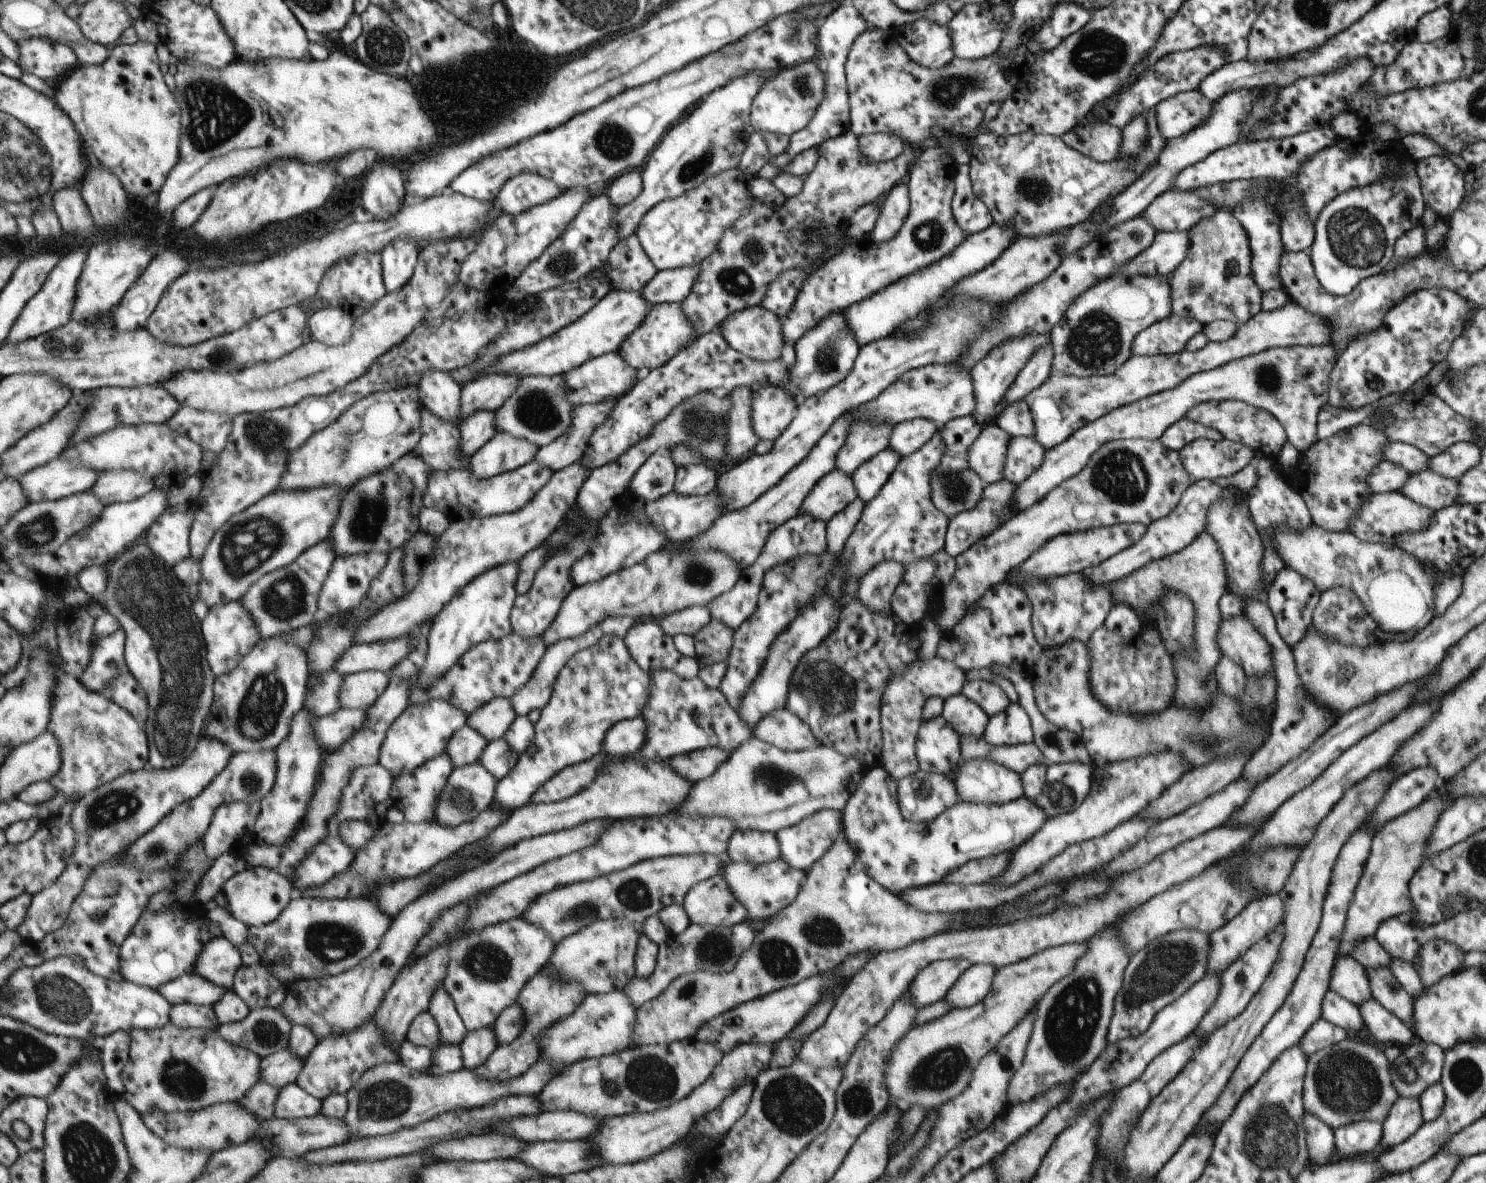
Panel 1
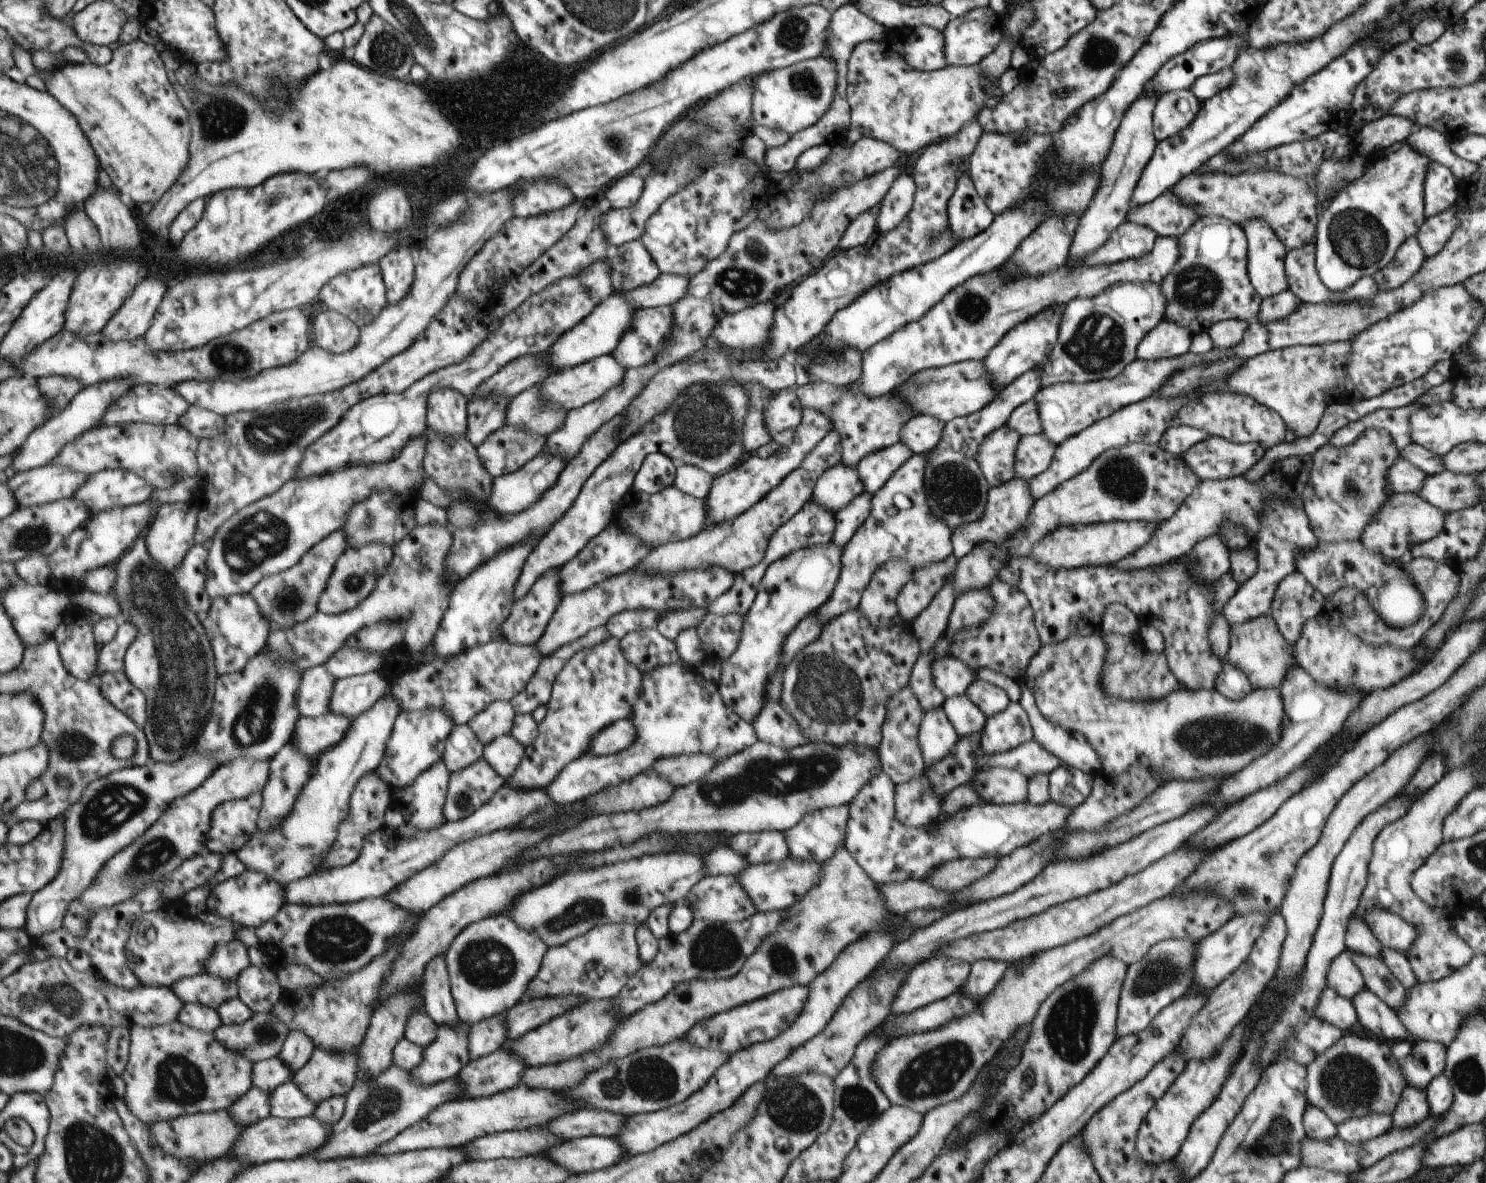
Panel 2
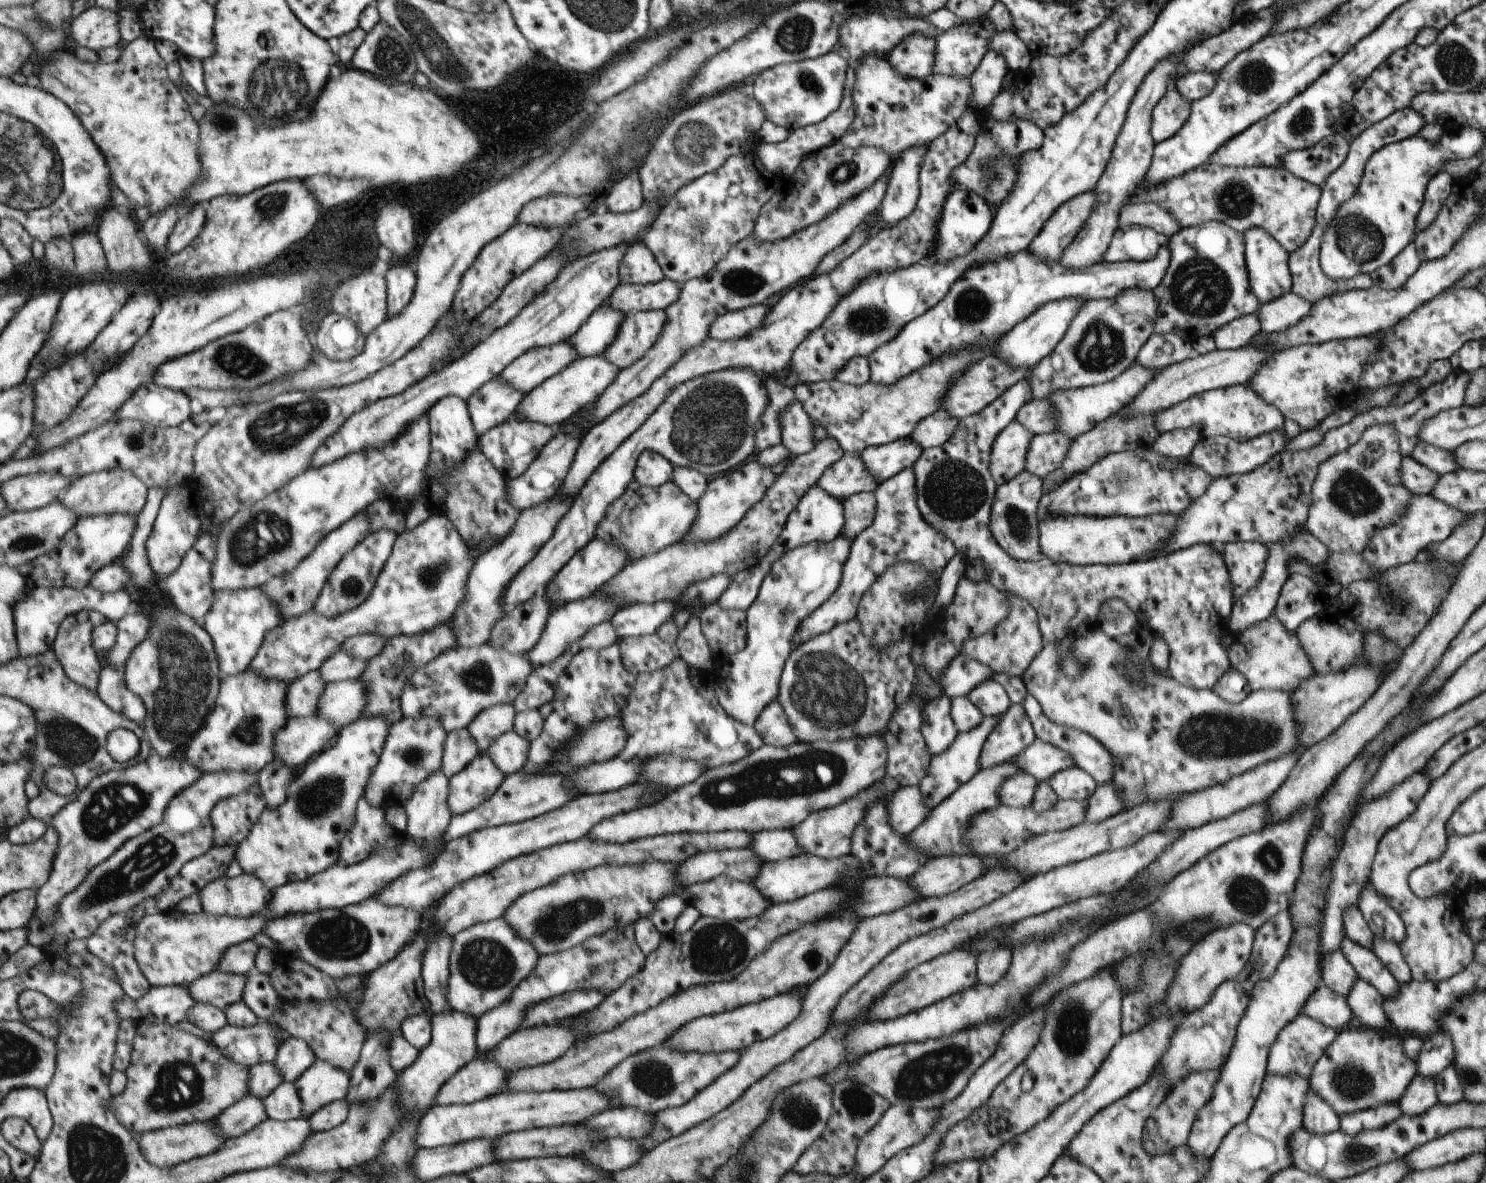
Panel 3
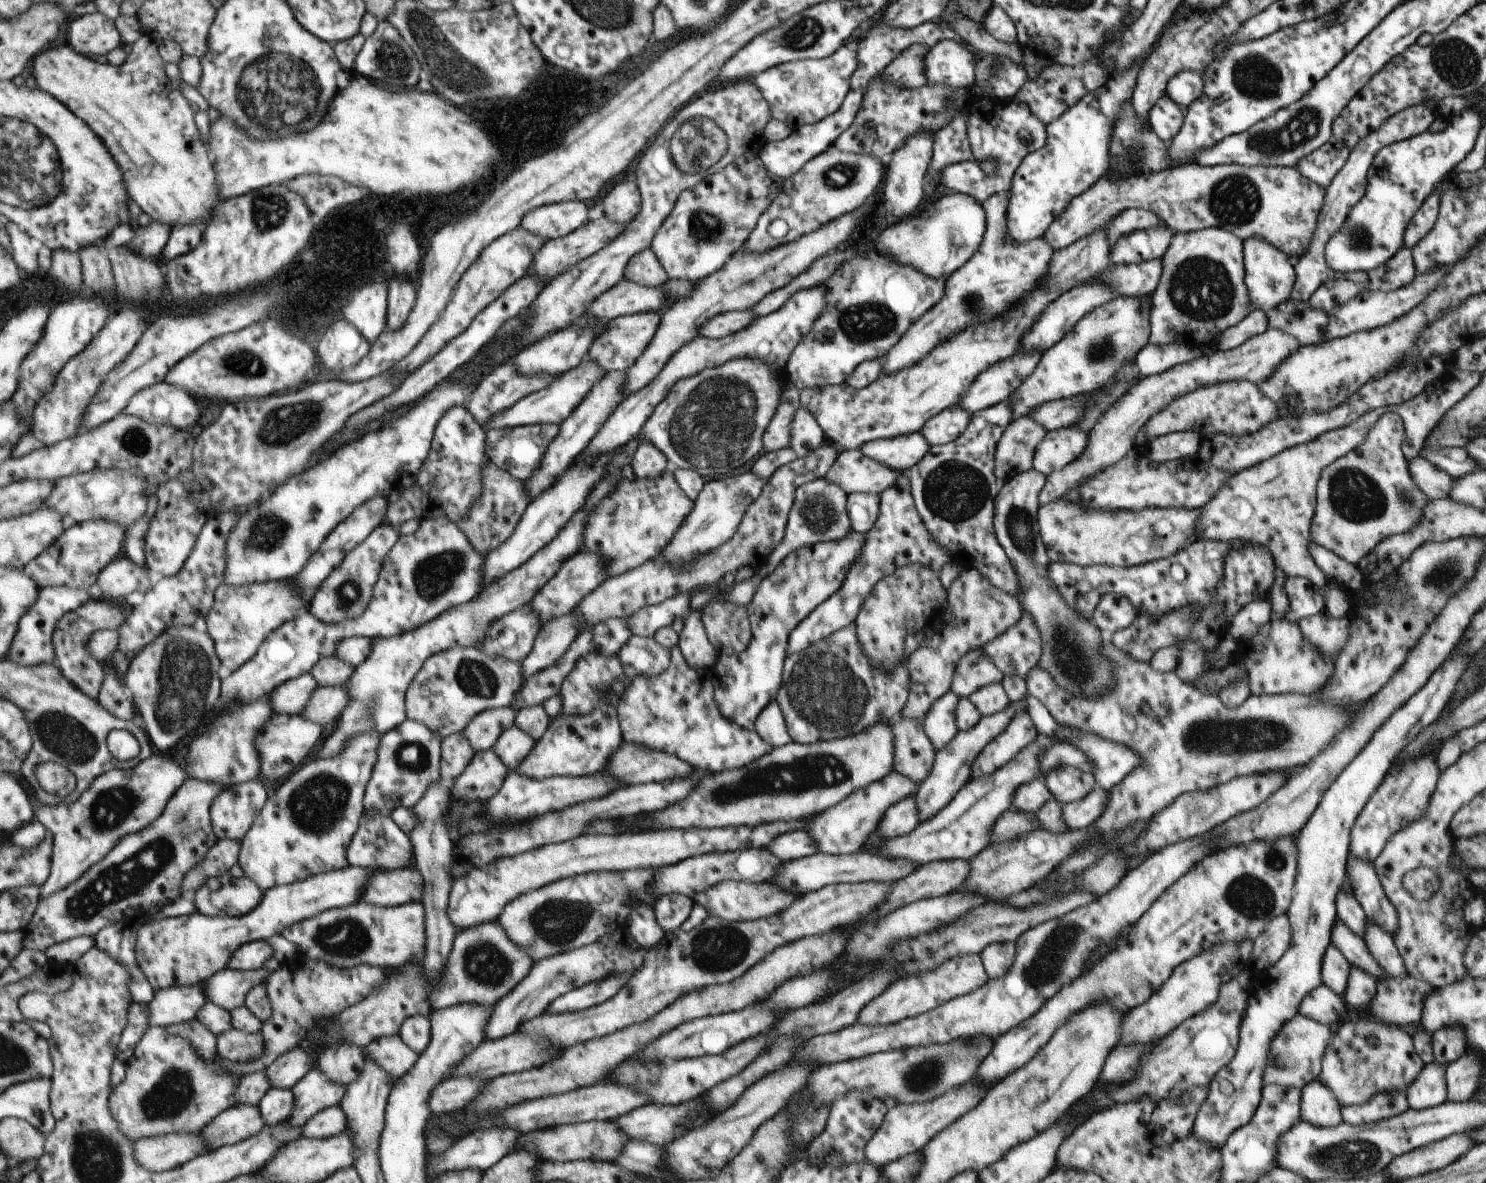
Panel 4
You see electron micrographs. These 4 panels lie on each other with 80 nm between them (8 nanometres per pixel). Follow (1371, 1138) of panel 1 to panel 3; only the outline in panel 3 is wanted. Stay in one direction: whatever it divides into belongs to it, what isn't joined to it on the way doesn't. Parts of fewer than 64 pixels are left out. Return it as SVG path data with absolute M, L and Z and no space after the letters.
M1385 1103L1358 1111L1341 1113L1339 1130L1353 1136L1359 1131L1375 1130L1388 1125L1392 1120L1401 1116L1397 1103Z

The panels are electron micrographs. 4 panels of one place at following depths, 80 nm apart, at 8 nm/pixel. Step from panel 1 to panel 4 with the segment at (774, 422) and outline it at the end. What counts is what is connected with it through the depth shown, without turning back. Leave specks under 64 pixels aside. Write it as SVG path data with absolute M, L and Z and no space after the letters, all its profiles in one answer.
M799 408L790 424L789 448L793 449L798 457L804 457L825 442L817 421L805 409Z

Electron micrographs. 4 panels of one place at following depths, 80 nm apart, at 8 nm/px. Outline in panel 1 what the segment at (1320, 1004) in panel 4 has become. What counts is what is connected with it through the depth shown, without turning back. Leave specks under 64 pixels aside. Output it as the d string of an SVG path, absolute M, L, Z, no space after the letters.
M1329 990L1320 1005L1320 1018L1352 1036L1363 1026L1357 1006Z

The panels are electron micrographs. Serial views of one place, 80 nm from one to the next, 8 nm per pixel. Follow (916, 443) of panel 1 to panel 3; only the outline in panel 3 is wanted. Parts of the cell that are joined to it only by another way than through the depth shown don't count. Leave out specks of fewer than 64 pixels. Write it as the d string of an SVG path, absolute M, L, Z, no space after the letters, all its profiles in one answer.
M941 409L920 420L909 438L912 438L921 448L941 446L956 429L957 417L952 417L949 413Z

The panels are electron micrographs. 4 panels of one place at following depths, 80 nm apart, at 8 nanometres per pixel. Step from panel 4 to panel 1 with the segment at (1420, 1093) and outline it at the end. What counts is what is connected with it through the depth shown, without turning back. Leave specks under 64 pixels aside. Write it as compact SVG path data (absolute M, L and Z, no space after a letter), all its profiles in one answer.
M1399 1096L1382 1121L1382 1152L1410 1138L1423 1124L1418 1098Z

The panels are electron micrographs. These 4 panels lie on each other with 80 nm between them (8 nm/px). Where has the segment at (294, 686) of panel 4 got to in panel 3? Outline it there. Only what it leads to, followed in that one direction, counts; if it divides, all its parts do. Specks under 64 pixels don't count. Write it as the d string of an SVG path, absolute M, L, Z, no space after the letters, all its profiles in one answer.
M315 670L304 675L289 686L289 698L286 706L291 717L317 717L321 708L321 694L328 683L321 672Z

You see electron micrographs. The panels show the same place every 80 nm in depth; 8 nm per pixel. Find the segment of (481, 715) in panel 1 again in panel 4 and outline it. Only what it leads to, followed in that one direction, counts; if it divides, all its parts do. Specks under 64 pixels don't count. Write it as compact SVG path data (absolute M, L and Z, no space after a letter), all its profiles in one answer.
M509 706L485 709L469 721L469 726L463 733L475 753L489 751L499 736L513 726L515 716L516 711Z

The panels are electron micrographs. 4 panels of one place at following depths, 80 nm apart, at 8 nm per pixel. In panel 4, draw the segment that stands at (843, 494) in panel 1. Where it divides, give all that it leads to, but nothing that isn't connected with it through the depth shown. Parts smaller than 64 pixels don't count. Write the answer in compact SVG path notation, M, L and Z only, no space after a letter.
M860 449L839 450L836 459L825 473L825 478L849 493L873 493L878 495L893 487L905 472L886 467L886 464L865 456Z

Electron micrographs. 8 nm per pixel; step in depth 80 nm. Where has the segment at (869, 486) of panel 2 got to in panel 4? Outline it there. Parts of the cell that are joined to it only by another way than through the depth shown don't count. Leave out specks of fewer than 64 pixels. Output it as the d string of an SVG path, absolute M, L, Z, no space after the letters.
M915 431L888 439L872 440L863 443L859 449L870 459L905 472L912 464L921 460L929 447L926 438L919 431Z

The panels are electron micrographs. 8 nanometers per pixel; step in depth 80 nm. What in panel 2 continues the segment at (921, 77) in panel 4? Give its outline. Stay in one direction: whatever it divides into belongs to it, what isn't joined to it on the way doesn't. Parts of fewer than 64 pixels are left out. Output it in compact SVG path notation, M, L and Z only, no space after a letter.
M926 25L905 26L898 28L896 32L899 36L892 46L901 54L909 68L932 72L946 66L943 32Z

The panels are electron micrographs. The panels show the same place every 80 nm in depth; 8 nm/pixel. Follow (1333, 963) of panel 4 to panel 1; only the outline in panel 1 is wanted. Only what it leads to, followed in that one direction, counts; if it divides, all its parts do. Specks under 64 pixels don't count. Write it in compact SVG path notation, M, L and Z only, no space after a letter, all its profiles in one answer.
M1341 955L1334 962L1328 990L1355 1006L1371 997L1365 970L1349 955Z

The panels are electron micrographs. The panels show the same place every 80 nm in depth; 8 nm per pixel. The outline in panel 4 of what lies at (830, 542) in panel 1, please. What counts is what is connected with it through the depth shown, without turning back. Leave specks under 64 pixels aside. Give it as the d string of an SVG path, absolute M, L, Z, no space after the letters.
M849 493L846 496L846 513L851 530L864 534L875 522L878 515L879 497L873 493Z

